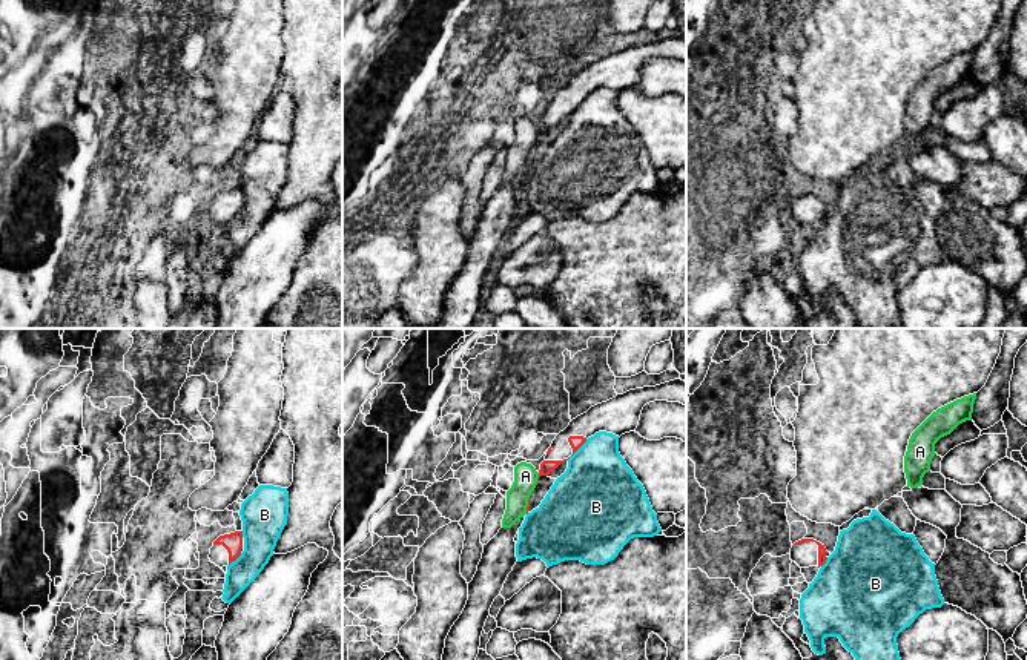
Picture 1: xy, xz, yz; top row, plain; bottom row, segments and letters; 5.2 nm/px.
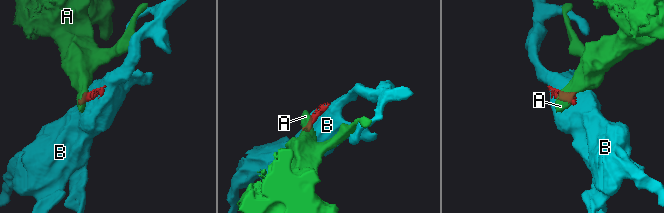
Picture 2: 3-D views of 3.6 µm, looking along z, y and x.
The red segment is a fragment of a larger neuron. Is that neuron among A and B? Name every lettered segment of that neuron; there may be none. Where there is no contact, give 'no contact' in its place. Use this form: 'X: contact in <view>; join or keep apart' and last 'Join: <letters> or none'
A: contact in xz; keep apart
B: contact in xz; keep apart
Join: none

